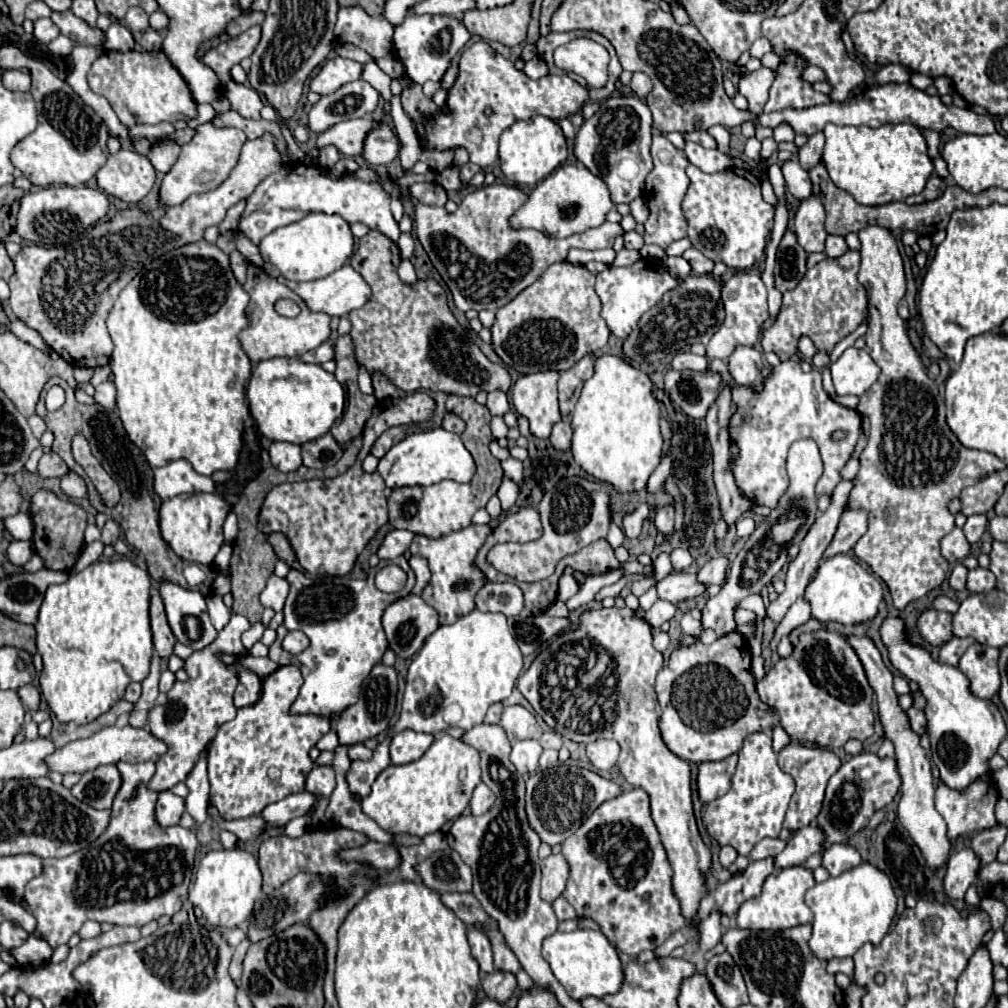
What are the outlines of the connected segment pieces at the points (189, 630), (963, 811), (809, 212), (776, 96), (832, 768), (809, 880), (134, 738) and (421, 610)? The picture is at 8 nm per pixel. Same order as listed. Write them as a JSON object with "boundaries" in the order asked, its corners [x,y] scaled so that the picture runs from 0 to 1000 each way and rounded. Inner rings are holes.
{"boundaries":[[[[162,577],[158,587],[168,621],[180,639],[199,645],[215,633],[215,625],[207,615],[203,593],[197,587],[184,585],[170,577]]],[[[926,766],[926,770],[928,770],[928,776],[930,776],[928,802],[938,812],[938,815],[939,815],[939,829],[943,833],[947,833],[949,829],[959,827],[959,825],[967,825],[967,823],[973,823],[973,821],[985,821],[989,817],[985,802],[987,802],[987,796],[991,792],[991,788],[989,788],[989,782],[987,782],[985,774],[981,770],[971,774],[971,778],[963,778],[963,782],[959,782],[959,786],[947,786],[947,784],[936,780],[932,776],[932,768],[930,766]]],[[[809,192],[793,200],[793,206],[789,210],[789,232],[793,244],[801,252],[816,250],[818,236],[820,236],[816,220],[818,220],[818,208]]],[[[793,54],[781,56],[769,69],[769,79],[763,87],[763,99],[759,103],[759,113],[771,111],[777,107],[805,107],[811,103],[824,103],[826,99],[820,93],[814,93],[807,83],[795,77],[795,71],[801,67],[801,60]]],[[[785,736],[771,748],[771,756],[773,756],[773,762],[777,766],[781,766],[789,774],[789,780],[791,780],[791,784],[783,796],[779,815],[777,815],[777,821],[781,821],[783,825],[789,825],[789,823],[799,821],[801,817],[807,817],[811,813],[814,800],[816,800],[818,780],[820,780],[822,772],[832,764],[834,754],[822,742],[801,742],[799,738]]],[[[785,859],[785,861],[771,861],[757,877],[757,883],[751,891],[745,891],[737,895],[731,903],[731,921],[743,921],[743,923],[779,923],[793,917],[805,917],[807,905],[799,897],[797,889],[801,881],[809,877],[805,863],[797,859]]],[[[106,720],[98,726],[94,726],[88,732],[68,736],[63,742],[57,742],[55,748],[47,750],[47,760],[55,766],[66,768],[66,766],[78,766],[84,768],[88,764],[94,764],[102,758],[116,758],[116,756],[146,756],[146,754],[158,754],[166,746],[166,738],[152,730],[146,722],[134,722],[134,720]]],[[[406,589],[382,603],[380,623],[386,643],[406,655],[420,641],[420,635],[436,623],[436,617],[434,607],[418,591]]]]}

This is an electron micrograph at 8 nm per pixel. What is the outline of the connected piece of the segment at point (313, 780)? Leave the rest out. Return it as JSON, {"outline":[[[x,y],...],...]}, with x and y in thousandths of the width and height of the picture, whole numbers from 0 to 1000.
{"outline":[[[313,760],[305,768],[305,784],[313,788],[314,792],[318,790],[328,790],[332,784],[332,766],[328,760]]]}

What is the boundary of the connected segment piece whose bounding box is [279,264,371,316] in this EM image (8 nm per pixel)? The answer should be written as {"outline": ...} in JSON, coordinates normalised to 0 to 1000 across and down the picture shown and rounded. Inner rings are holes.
{"outline":[[[342,262],[336,268],[332,268],[330,272],[322,274],[322,276],[316,276],[316,278],[289,280],[289,278],[283,278],[281,274],[277,274],[277,280],[281,280],[291,290],[295,290],[311,310],[322,310],[326,313],[342,313],[348,308],[358,306],[368,296],[366,282],[360,278],[360,274],[348,262]]]}

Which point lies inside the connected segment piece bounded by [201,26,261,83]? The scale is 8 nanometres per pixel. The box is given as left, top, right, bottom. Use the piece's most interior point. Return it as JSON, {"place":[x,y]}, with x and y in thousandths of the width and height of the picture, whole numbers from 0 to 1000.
{"place":[220,58]}

